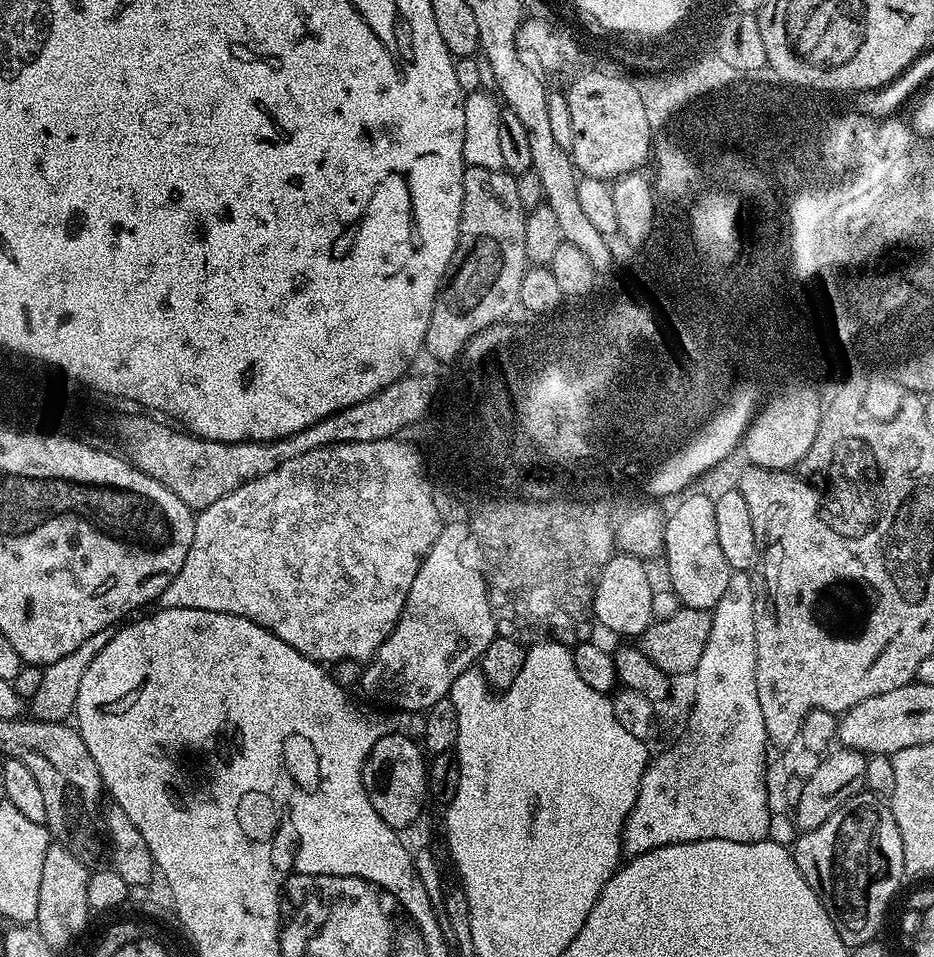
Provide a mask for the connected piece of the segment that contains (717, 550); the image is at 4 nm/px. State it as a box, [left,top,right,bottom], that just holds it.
[662,492,733,609]

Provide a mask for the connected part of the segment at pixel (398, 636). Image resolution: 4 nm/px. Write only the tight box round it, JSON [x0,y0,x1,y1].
[360,519,497,712]

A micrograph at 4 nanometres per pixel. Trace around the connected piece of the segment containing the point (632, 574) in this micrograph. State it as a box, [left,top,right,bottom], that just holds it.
[592,554,653,638]

